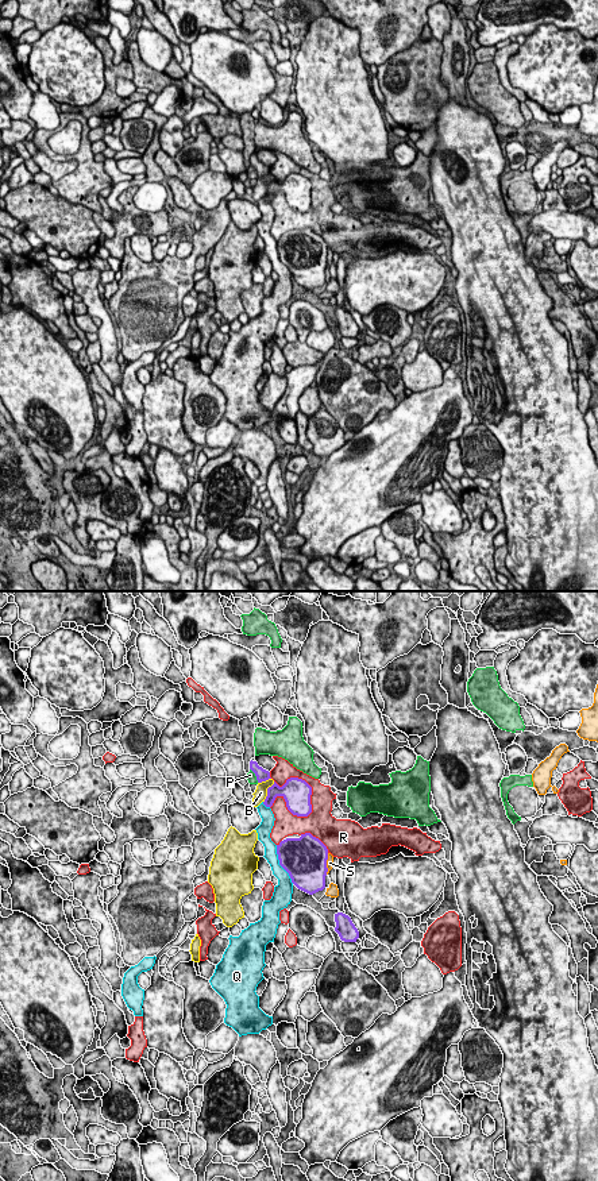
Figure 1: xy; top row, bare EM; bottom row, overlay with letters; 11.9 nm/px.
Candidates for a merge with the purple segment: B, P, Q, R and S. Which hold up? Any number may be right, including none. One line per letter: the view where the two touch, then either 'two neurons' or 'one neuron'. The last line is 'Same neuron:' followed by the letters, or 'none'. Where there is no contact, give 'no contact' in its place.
B: meets purple in xy; two neurons
P: meets purple in xy; two neurons
Q: meets purple in xy; two neurons
R: meets purple in xy; two neurons
S: meets purple in xy; two neurons
Same neuron: none

